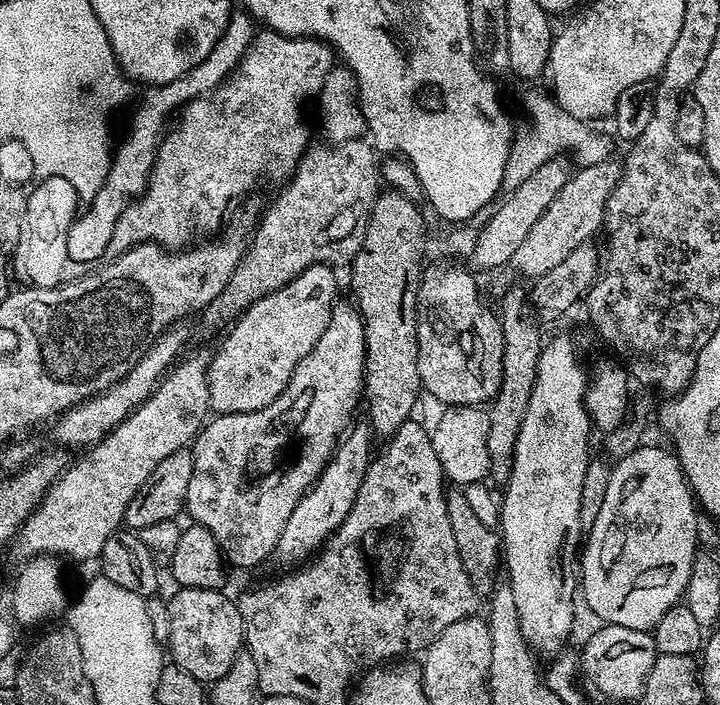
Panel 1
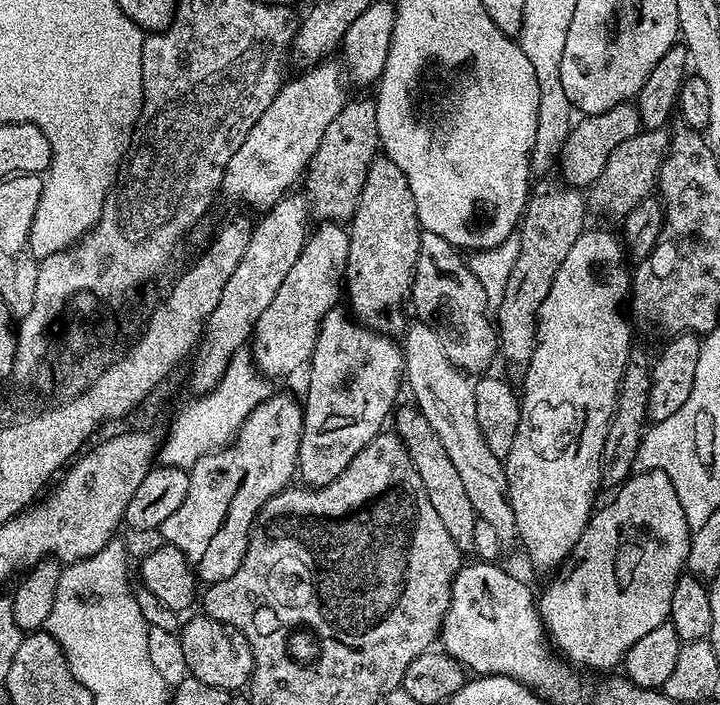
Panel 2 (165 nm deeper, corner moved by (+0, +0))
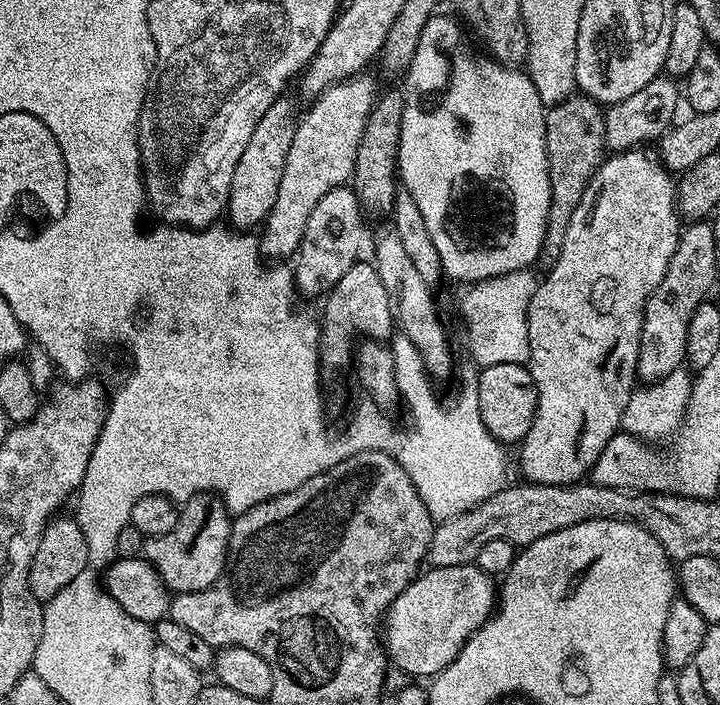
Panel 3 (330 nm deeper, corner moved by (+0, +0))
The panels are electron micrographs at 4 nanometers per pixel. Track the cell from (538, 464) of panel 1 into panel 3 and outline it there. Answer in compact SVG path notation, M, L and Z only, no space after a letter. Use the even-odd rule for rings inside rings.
M634 147L628 151L617 152L609 155L604 163L596 169L574 214L570 216L570 226L566 226L566 238L562 242L562 250L556 261L549 267L552 269L549 270L548 277L537 283L536 293L530 302L528 337L532 354L528 358L527 367L531 371L534 386L538 390L538 406L534 414L534 422L530 426L530 434L526 434L526 438L518 448L520 468L524 471L523 479L527 483L575 484L583 481L591 473L594 462L598 460L598 454L602 454L602 450L606 450L606 442L610 442L610 438L614 438L616 433L621 431L624 411L637 387L636 359L638 358L644 307L650 294L654 294L658 282L662 282L662 278L670 266L670 258L674 258L674 250L678 246L682 231L682 221L676 210L676 184L673 173L663 167L653 153L651 156L650 153L644 151L643 147Z

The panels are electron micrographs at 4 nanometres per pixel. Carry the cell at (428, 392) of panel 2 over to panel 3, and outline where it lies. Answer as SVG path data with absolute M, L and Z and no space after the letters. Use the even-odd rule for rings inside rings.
M387 227L376 236L374 263L378 270L378 278L382 278L382 286L386 286L386 298L390 298L395 331L410 338L410 342L414 342L429 377L448 376L452 372L452 348L448 345L444 324L436 313L436 300L428 289L429 281L424 280L422 274L418 274L414 262L407 256L402 246L402 238L398 238L395 227Z

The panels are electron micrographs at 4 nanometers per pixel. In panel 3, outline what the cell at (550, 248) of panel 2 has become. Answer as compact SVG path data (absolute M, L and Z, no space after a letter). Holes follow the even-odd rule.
M573 94L561 104L553 104L544 113L546 158L550 170L550 214L544 239L543 259L555 262L566 238L566 226L578 206L590 178L606 159L605 109L583 94Z

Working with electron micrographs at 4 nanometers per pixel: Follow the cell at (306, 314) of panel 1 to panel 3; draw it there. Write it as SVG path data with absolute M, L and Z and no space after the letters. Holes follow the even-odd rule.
M351 187L330 190L314 206L310 222L306 222L306 234L302 234L299 252L295 253L294 275L296 287L301 293L320 292L327 294L330 289L361 259L360 247L364 244L364 216L360 200Z

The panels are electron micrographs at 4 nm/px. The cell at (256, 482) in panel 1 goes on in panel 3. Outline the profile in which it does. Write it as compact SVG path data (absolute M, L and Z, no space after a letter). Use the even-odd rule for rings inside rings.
M205 494L183 501L176 517L174 530L144 541L143 559L162 578L173 593L206 590L224 572L228 563L228 539L232 520L219 498Z

